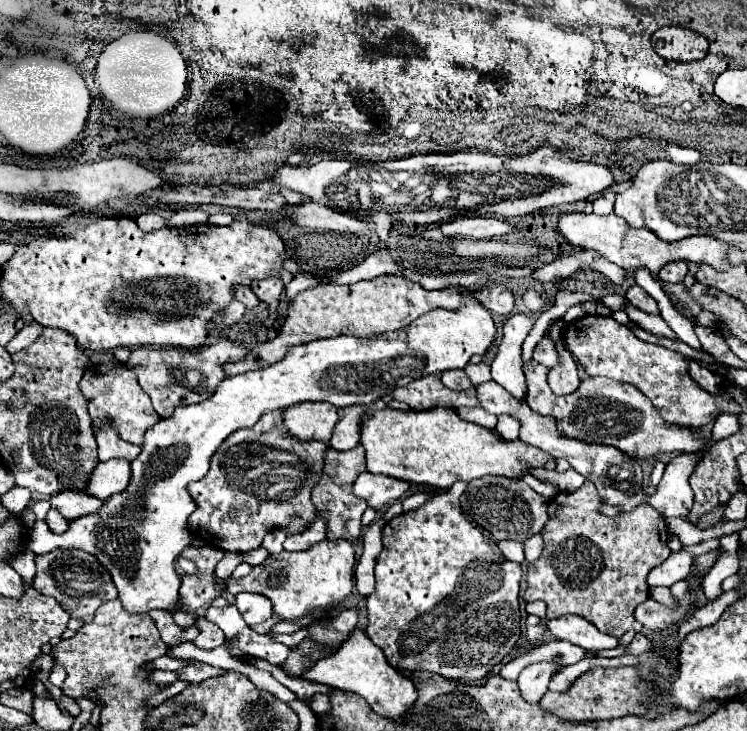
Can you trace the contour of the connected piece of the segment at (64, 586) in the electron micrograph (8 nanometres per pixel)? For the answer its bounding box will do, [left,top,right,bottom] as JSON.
[34,549,118,623]

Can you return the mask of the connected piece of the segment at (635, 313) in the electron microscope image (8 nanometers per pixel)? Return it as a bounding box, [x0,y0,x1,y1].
[624,301,676,339]

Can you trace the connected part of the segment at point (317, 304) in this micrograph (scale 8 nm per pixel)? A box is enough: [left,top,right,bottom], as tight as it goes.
[222,275,460,375]

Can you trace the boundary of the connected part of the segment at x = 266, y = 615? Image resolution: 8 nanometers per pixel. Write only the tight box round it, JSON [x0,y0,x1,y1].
[236,593,272,625]

